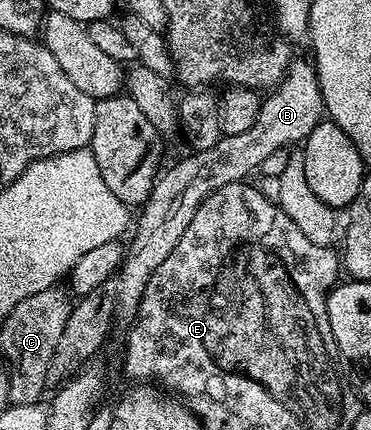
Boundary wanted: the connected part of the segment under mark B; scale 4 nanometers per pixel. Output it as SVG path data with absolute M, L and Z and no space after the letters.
M297 58L289 65L284 80L262 99L259 118L255 118L255 126L251 126L251 130L243 130L243 134L235 134L234 136L222 135L221 140L215 142L215 146L211 146L211 150L193 152L192 154L188 154L189 156L183 157L182 160L175 161L170 168L168 165L158 175L157 181L153 183L149 201L140 209L141 217L138 220L136 217L135 228L137 224L137 233L134 234L129 248L127 244L127 251L124 253L121 267L116 273L116 319L120 323L122 320L125 326L132 325L133 321L136 320L139 302L147 290L147 282L151 278L151 274L170 256L171 250L175 250L179 238L183 238L183 230L187 230L187 226L191 226L191 218L195 218L195 210L199 210L199 206L212 192L228 184L242 183L246 178L249 178L249 175L260 164L267 163L276 152L283 151L288 144L300 145L309 137L311 130L315 130L315 126L325 115L326 110L325 103L323 102L323 94L317 81L316 63L312 59L301 60L301 58Z

